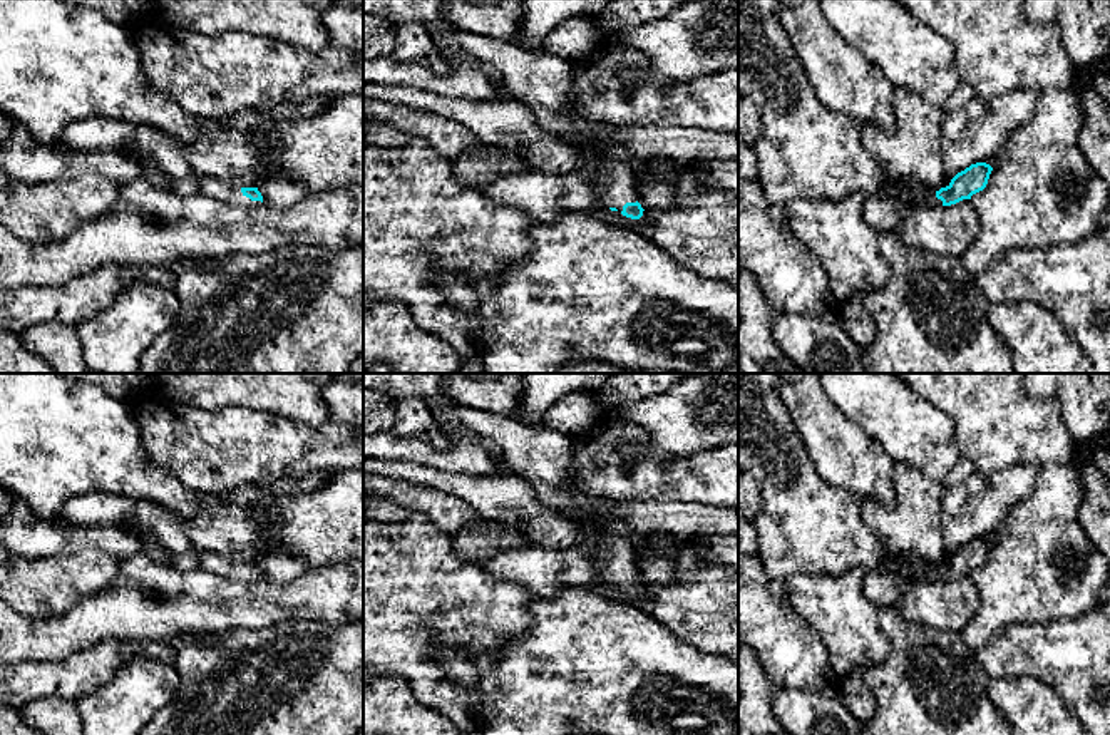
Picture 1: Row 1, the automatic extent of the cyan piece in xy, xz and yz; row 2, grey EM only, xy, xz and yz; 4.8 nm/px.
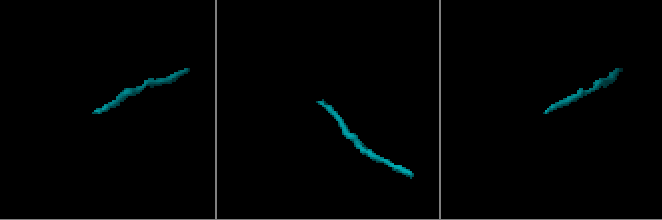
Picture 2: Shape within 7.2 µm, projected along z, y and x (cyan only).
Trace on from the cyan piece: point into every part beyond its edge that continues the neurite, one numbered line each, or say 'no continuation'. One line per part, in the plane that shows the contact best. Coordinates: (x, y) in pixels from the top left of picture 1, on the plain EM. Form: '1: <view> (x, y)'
1: xy (210, 561)

